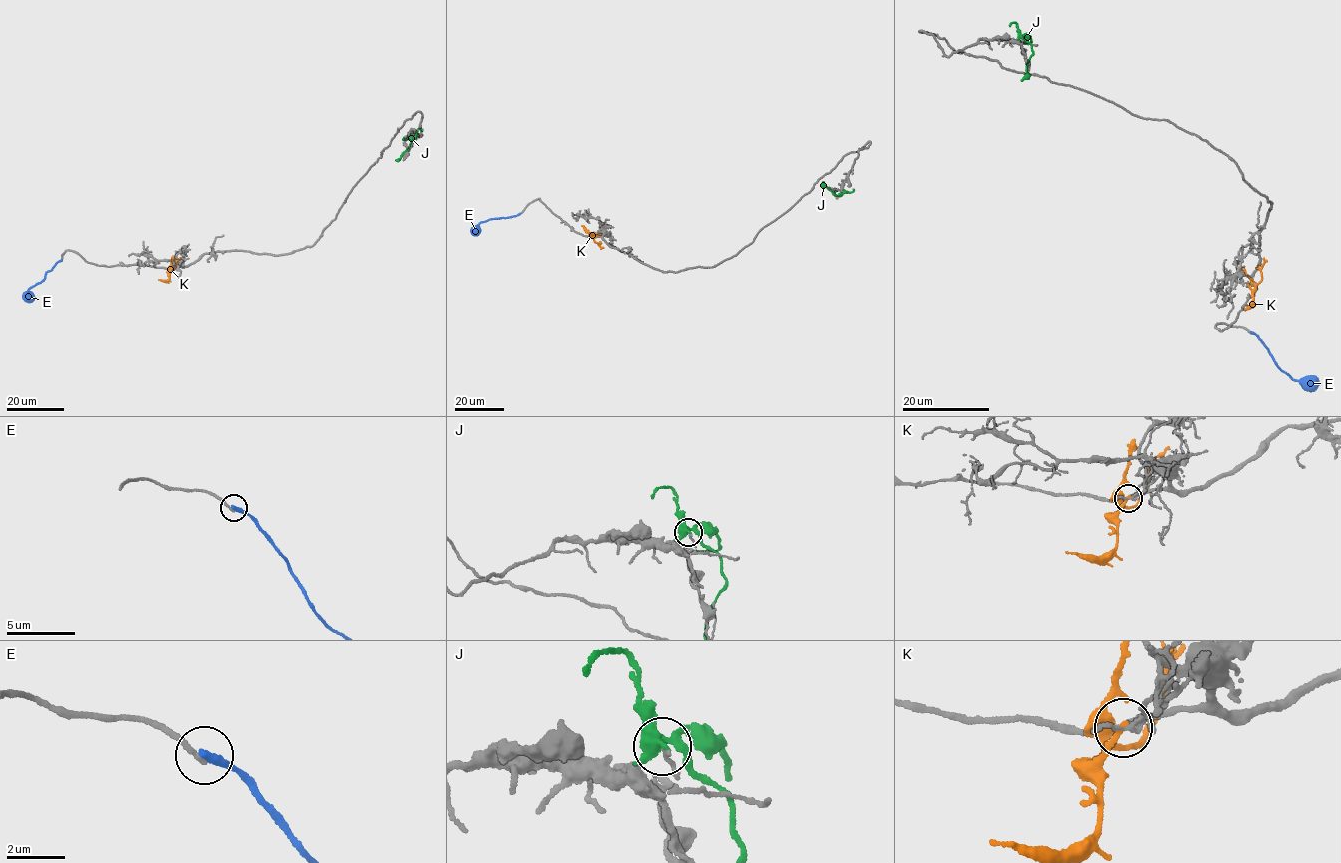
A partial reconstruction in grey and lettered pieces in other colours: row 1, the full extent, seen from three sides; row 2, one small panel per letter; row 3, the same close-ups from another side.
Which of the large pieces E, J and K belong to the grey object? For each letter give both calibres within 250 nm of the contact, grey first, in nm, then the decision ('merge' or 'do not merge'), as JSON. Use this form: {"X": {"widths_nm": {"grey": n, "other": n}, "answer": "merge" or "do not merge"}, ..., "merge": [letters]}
{"E": {"widths_nm": {"grey": 170, "other": 320}, "answer": "do not merge"}, "J": {"widths_nm": {"grey": 130, "other": 320}, "answer": "do not merge"}, "K": {"widths_nm": {"grey": 150, "other": 180}, "answer": "do not merge"}, "merge": []}

